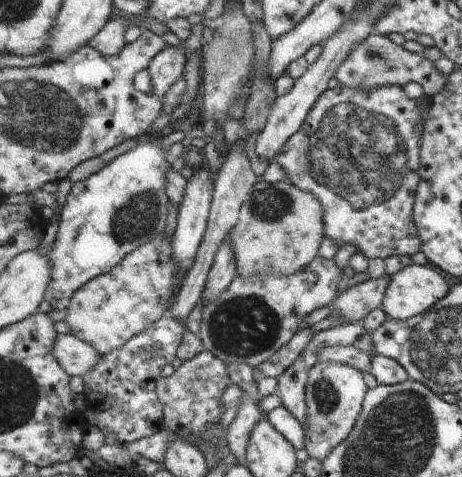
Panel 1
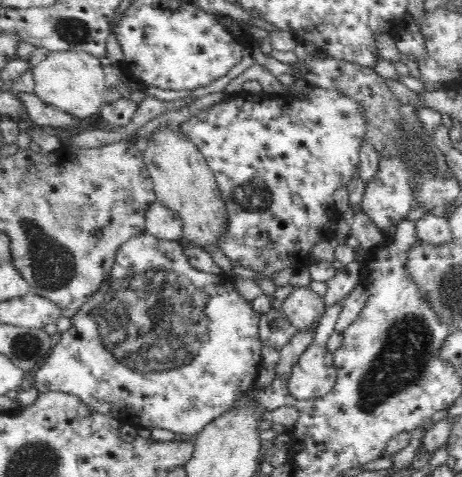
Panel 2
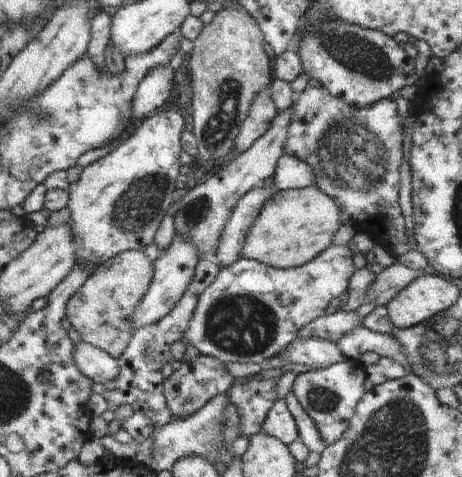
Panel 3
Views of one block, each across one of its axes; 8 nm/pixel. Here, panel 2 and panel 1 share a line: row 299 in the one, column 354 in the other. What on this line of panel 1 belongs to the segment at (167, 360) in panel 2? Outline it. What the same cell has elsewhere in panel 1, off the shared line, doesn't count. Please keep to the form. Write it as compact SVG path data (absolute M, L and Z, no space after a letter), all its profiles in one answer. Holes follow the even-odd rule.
M399 86L375 88L369 92L333 88L319 96L305 128L285 144L285 150L275 164L283 166L291 184L319 198L323 204L325 236L339 248L343 244L355 244L361 248L365 260L385 260L389 256L411 256L419 252L421 242L413 224L413 204L415 186L419 182L415 168L423 132L423 116L425 114L419 114L415 100L407 100L403 88Z

